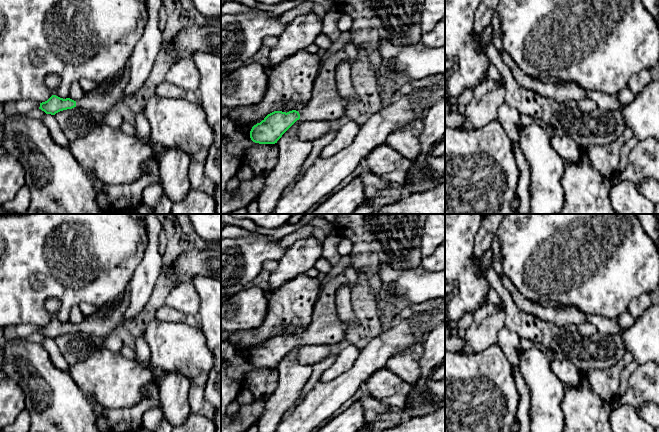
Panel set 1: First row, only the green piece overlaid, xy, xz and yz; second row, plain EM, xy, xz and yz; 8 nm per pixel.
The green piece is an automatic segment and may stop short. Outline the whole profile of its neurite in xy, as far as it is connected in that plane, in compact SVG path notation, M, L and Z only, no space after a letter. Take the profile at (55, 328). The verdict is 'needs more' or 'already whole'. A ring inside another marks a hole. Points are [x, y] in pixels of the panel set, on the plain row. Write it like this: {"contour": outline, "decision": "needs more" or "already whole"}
{"contour": "M128 290L123 294L123 297L117 301L114 305L109 303L106 306L111 306L112 310L106 315L102 316L102 310L106 307L98 308L97 312L89 317L85 317L84 320L78 325L74 325L70 322L60 322L56 319L52 319L47 325L40 327L39 333L46 338L55 339L56 337L72 333L74 331L85 332L91 336L98 336L105 338L111 335L114 330L124 321L125 307L128 305L129 295Z", "decision": "needs more"}

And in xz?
{"contour": "M347 266L341 274L321 288L308 328L300 336L274 335L268 338L260 347L252 351L251 364L259 368L275 368L299 343L331 346L342 341L347 327L337 312L337 289L340 286L352 288L360 281L363 281L361 272Z", "decision": "needs more"}

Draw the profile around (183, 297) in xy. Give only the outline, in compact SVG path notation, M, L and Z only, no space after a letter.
M183 280L170 291L165 305L195 316L200 308L200 298L192 283L189 280Z

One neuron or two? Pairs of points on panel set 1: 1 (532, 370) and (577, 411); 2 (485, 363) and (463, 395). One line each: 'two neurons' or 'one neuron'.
1: two neurons
2: one neuron

